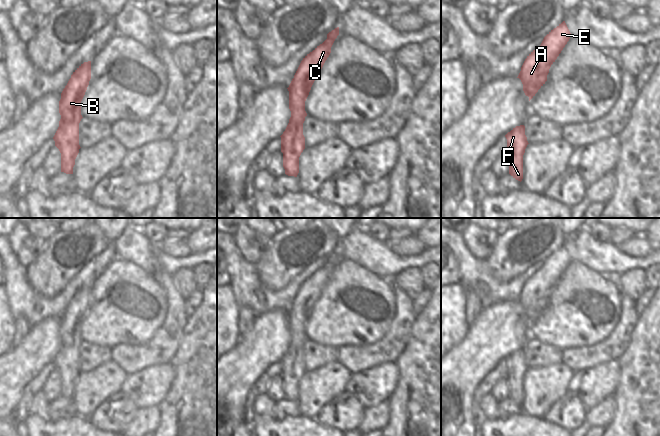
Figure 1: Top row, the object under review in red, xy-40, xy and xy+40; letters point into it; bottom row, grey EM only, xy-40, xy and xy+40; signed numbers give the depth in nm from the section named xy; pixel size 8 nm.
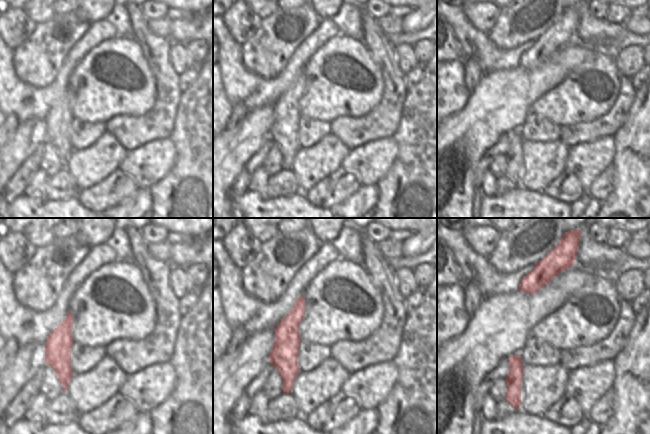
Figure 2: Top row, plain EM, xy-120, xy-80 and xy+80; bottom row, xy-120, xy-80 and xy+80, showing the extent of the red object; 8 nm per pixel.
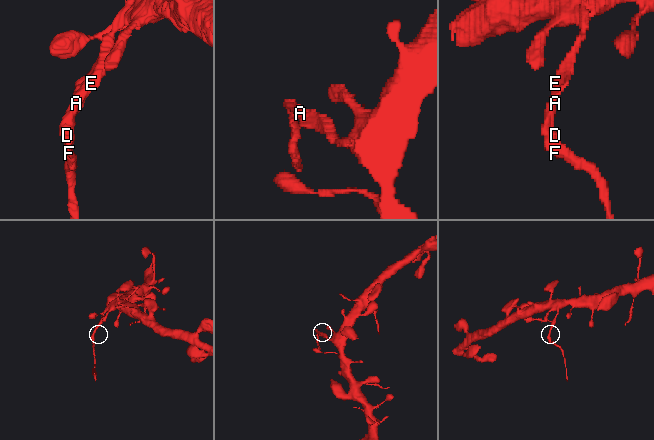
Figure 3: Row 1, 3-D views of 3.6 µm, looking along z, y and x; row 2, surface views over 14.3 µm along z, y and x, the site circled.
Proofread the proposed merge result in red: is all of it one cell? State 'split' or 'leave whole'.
split

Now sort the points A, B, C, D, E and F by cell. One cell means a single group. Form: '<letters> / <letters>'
A C E / B D F

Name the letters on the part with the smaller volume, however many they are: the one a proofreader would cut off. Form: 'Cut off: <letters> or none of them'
Cut off: B, D, F.

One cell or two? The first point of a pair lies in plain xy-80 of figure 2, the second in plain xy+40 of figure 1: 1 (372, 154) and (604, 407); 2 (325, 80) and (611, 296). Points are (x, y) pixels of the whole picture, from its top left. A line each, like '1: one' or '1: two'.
1: two
2: one

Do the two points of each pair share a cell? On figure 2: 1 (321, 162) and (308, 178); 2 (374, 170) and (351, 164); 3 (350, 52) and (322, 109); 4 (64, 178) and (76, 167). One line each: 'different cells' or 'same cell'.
1: same cell
2: same cell
3: same cell
4: different cells

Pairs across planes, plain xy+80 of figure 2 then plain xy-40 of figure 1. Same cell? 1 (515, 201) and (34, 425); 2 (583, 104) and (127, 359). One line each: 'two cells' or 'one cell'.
1: one cell
2: two cells

